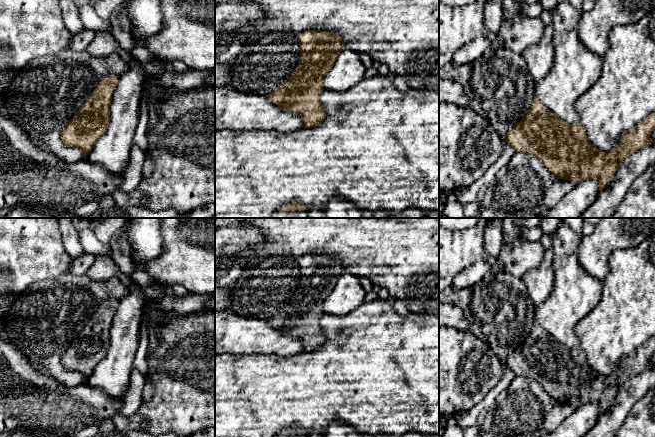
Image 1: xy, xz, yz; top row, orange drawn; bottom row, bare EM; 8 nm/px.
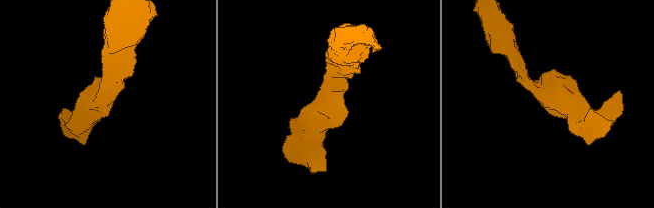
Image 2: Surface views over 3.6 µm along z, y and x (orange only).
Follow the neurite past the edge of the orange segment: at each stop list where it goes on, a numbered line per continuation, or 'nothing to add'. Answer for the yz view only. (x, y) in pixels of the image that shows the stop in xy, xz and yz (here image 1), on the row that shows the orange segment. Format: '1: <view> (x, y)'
nothing to add

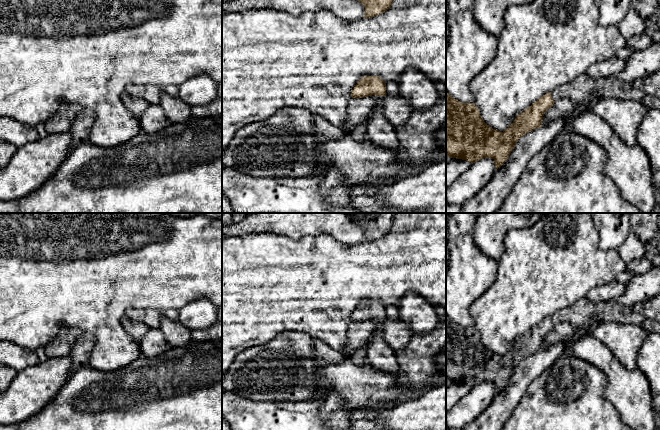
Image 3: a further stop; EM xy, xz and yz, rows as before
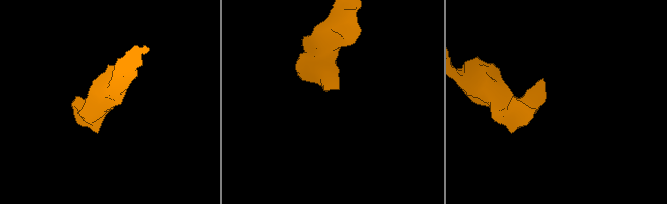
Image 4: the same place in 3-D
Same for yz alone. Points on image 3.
1: yz (583, 90)

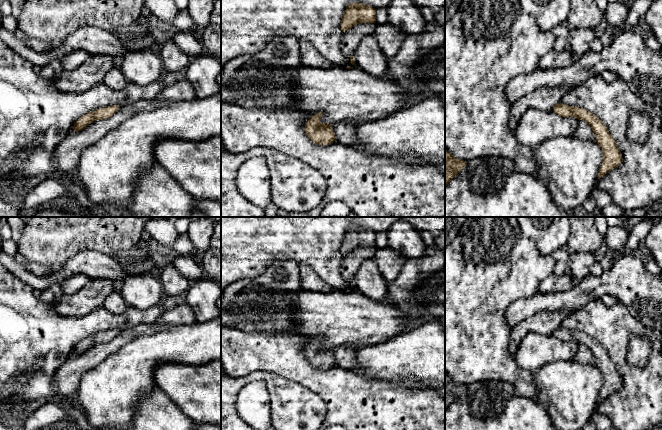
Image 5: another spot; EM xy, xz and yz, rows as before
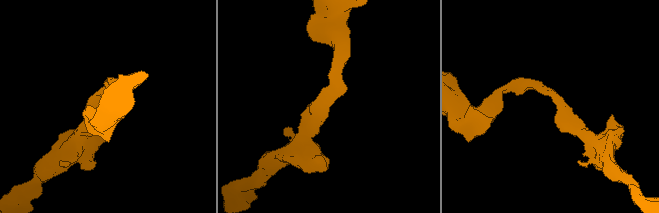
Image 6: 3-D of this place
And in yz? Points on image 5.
nothing to add

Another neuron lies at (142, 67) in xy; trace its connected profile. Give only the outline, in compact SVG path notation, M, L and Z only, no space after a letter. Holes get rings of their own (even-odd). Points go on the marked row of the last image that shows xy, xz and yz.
M135 50L120 59L119 68L127 82L146 86L155 82L163 70L162 59L158 53L149 50Z

